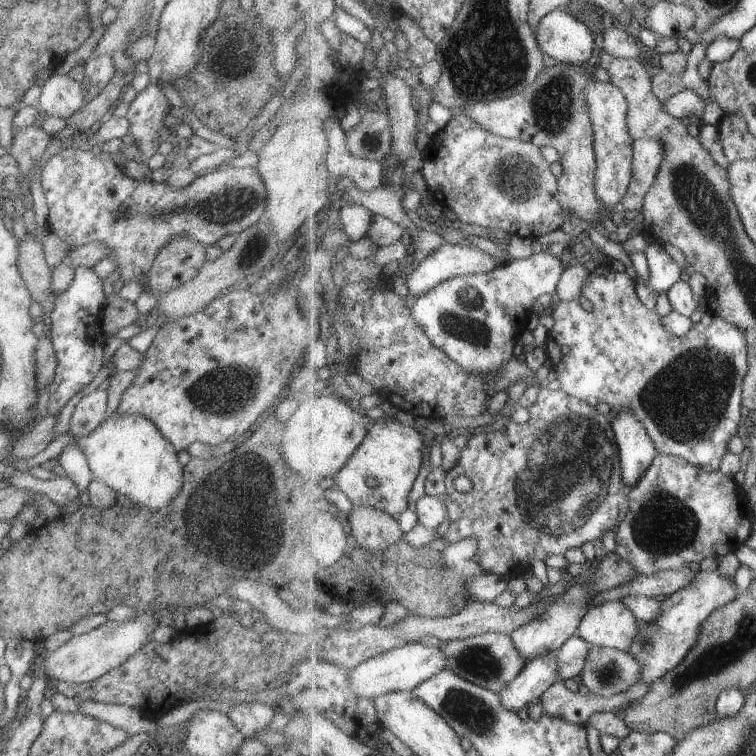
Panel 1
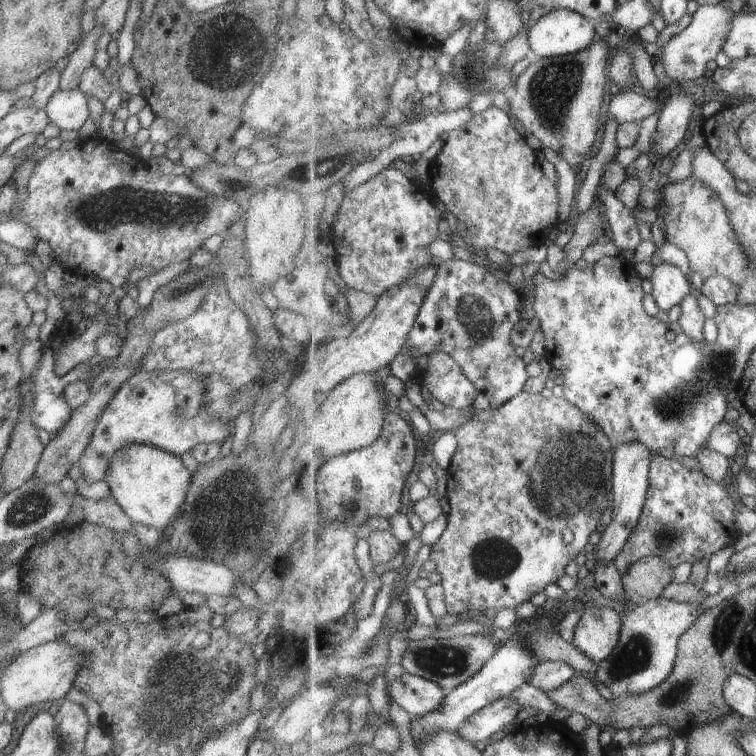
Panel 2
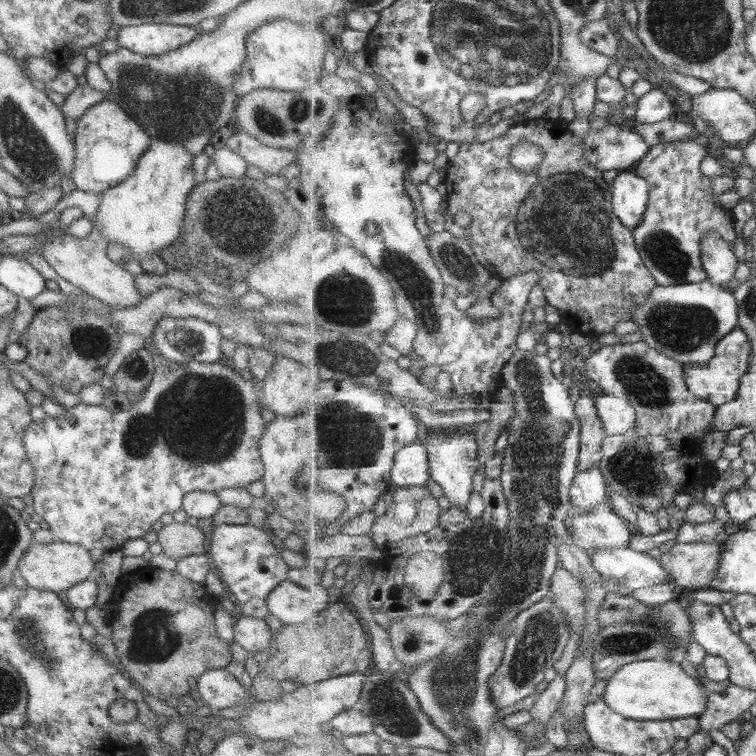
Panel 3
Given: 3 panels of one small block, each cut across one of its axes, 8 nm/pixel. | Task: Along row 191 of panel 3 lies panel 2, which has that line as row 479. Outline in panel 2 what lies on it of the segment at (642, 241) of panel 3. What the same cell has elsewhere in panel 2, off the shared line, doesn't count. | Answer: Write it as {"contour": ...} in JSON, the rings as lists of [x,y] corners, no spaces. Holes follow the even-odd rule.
{"contour":[[[657,454],[651,468],[651,488],[641,521],[616,564],[624,575],[633,564],[654,554],[675,570],[684,561],[710,560],[741,536],[738,502],[727,487],[703,470],[690,470],[678,459]]]}

